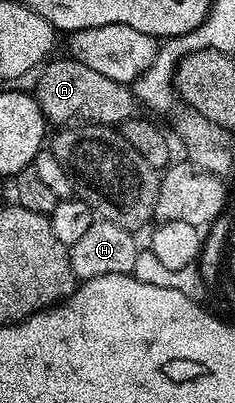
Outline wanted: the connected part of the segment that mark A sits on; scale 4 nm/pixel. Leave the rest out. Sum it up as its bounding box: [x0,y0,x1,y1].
[36,57,136,125]

